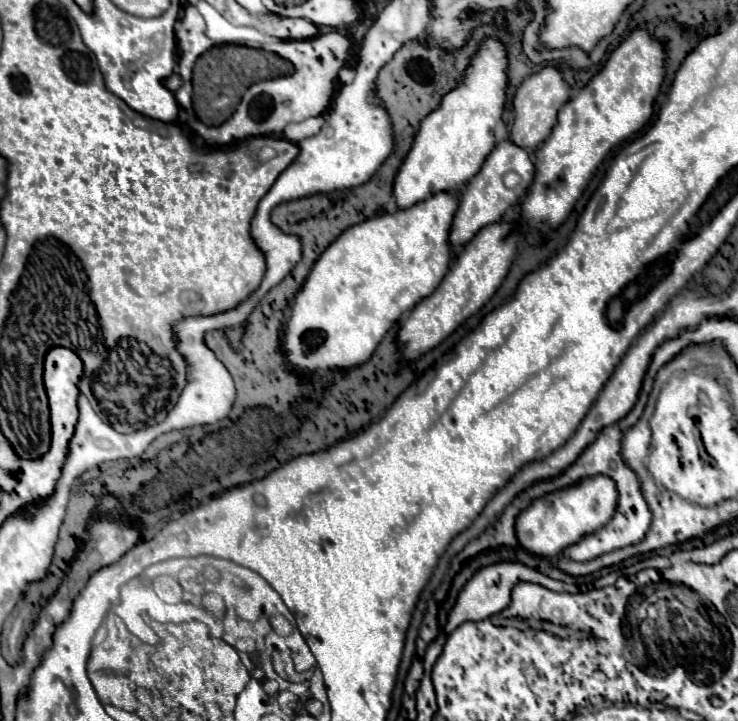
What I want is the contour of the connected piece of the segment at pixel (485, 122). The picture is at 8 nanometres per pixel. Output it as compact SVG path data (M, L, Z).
M486 36L470 58L456 88L444 94L438 108L422 120L412 150L394 180L394 194L400 208L408 208L440 190L460 190L464 182L480 170L484 158L496 146L494 128L498 120L502 120L506 88L508 50L498 38Z

